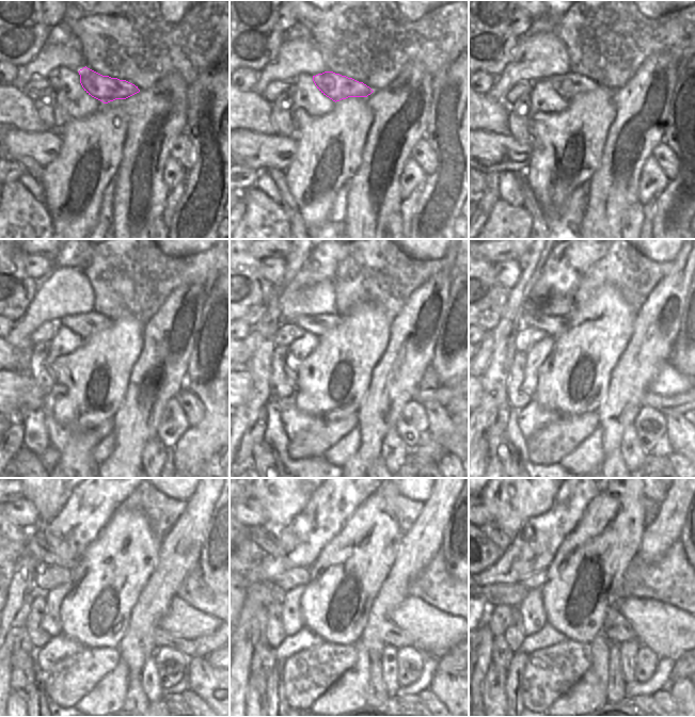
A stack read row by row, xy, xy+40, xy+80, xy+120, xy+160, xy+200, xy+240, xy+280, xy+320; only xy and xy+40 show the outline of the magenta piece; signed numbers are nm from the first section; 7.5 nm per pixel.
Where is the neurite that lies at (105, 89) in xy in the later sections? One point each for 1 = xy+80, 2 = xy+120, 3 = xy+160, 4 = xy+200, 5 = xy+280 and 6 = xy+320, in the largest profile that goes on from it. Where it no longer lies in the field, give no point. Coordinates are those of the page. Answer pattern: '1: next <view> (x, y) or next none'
1: next xy+80 (568, 85)
2: next xy+120 (87, 324)
3: next xy+160 (320, 324)
4: next xy+200 (552, 325)
5: next xy+280 (265, 538)
6: next xy+320 (490, 529)

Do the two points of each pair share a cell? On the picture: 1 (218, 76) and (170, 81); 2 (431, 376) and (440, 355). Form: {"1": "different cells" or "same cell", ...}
{"1": "different cells", "2": "different cells"}

